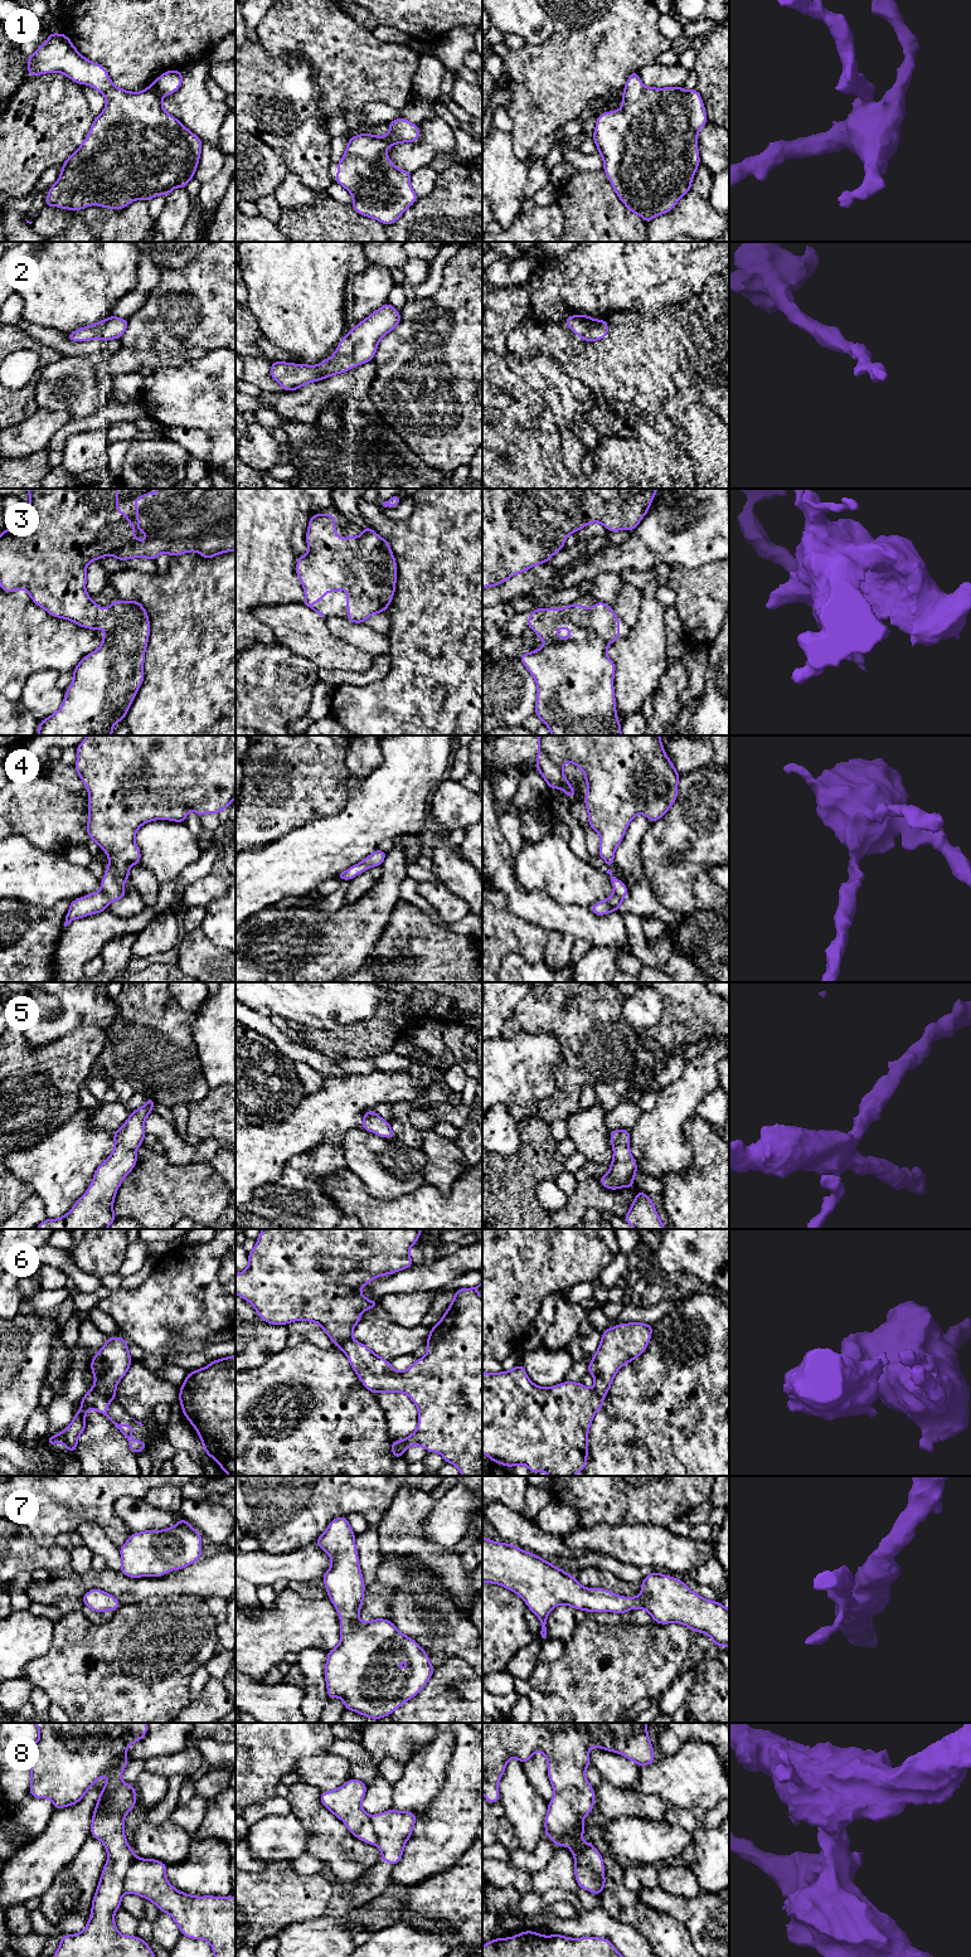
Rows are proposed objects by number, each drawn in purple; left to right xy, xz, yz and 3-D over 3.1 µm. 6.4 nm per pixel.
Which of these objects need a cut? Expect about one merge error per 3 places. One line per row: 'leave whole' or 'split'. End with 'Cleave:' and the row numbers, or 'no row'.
1: leave whole
2: leave whole
3: leave whole
4: leave whole
5: leave whole
6: split
7: leave whole
8: split
Cleave: 6, 8

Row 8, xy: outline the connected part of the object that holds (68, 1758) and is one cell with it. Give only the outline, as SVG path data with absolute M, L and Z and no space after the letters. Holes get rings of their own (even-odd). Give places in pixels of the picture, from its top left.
M34 1723L34 1724L39 1730L39 1739L34 1744L25 1748L25 1758L26 1758L29 1767L30 1767L30 1790L29 1790L30 1796L33 1796L35 1798L49 1798L54 1805L54 1810L59 1810L59 1808L63 1808L67 1806L73 1806L83 1798L83 1796L87 1793L87 1791L105 1773L108 1774L107 1782L106 1782L102 1792L98 1796L96 1808L94 1808L94 1812L92 1815L92 1825L91 1825L91 1836L98 1839L105 1845L105 1847L107 1850L107 1863L103 1866L101 1879L98 1881L97 1890L96 1890L96 1894L94 1894L93 1900L92 1900L91 1915L89 1915L89 1919L88 1919L86 1928L81 1933L77 1933L77 1934L64 1934L63 1938L59 1941L58 1949L53 1957L155 1957L150 1946L144 1939L141 1939L137 1936L128 1937L128 1936L121 1934L117 1931L116 1924L115 1924L115 1913L121 1907L122 1897L126 1893L125 1886L123 1886L123 1880L125 1880L125 1876L126 1876L128 1868L131 1866L131 1864L136 1859L136 1854L132 1851L132 1849L130 1847L130 1845L125 1837L125 1817L137 1803L136 1791L135 1791L135 1786L127 1784L122 1781L121 1774L122 1774L122 1771L127 1767L127 1764L130 1762L126 1757L126 1749L131 1744L135 1744L140 1739L145 1738L147 1729L149 1729L147 1723Z

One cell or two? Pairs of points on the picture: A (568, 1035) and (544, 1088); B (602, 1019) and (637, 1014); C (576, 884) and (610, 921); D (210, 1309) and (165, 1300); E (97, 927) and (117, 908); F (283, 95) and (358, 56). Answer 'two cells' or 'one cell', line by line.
A: two cells
B: two cells
C: two cells
D: one cell
E: two cells
F: two cells

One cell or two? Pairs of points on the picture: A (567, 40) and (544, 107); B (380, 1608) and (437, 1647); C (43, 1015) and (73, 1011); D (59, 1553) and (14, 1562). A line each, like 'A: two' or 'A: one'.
A: one
B: two
C: one
D: one

